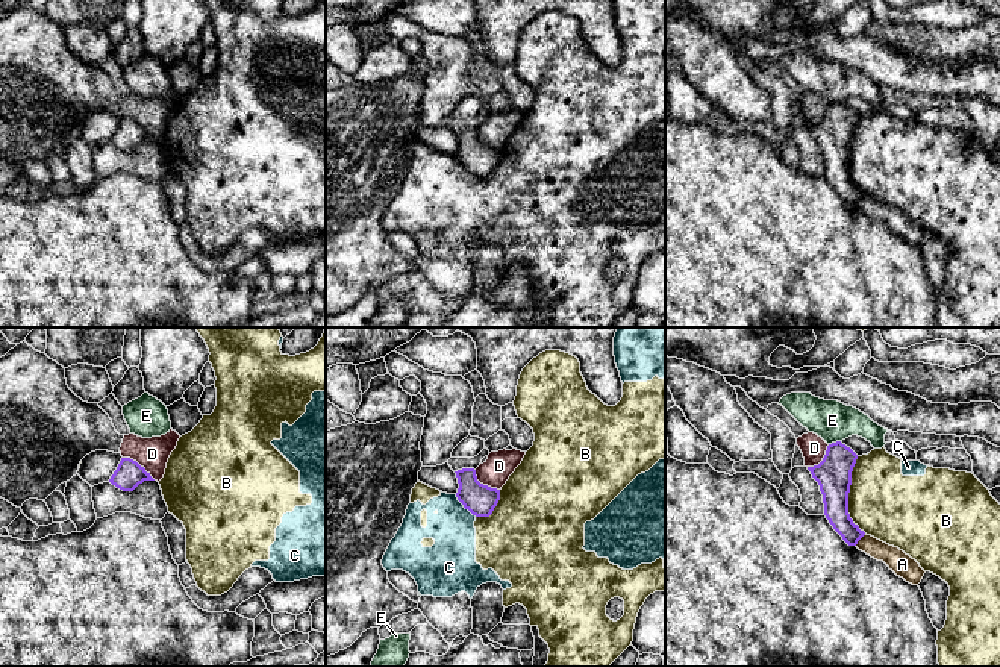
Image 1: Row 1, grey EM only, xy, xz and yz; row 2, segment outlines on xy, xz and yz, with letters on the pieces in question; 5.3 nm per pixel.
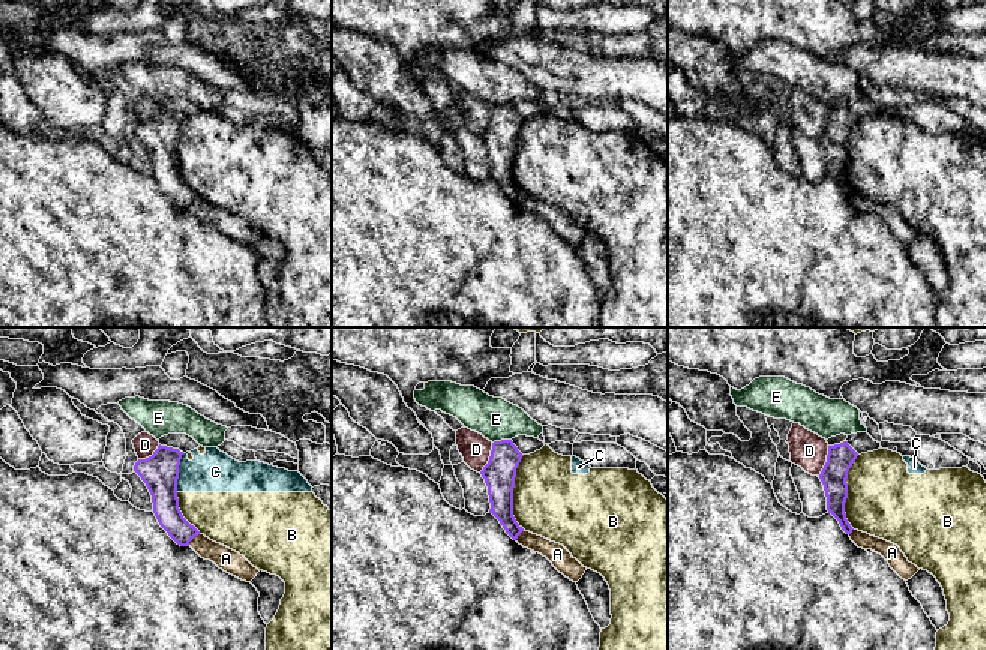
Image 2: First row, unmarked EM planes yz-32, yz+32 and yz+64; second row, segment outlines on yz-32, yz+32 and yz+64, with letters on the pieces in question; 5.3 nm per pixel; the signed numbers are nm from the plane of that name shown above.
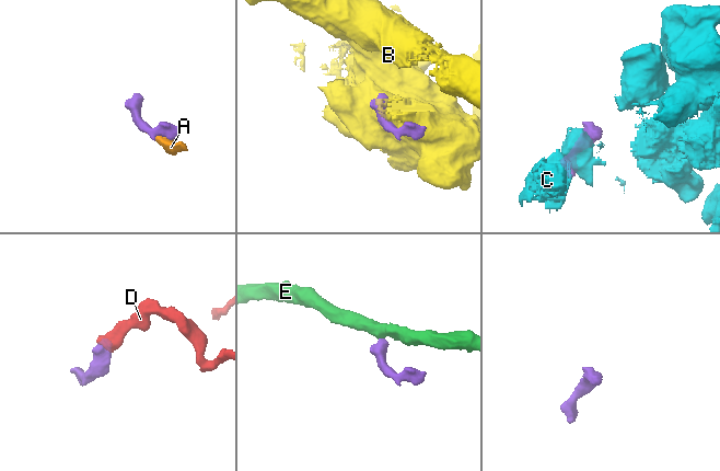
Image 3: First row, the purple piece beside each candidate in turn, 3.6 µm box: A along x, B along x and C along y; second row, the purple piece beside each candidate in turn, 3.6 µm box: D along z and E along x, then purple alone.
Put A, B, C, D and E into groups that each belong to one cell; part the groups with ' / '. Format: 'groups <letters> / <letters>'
groups A / B C / D / E

